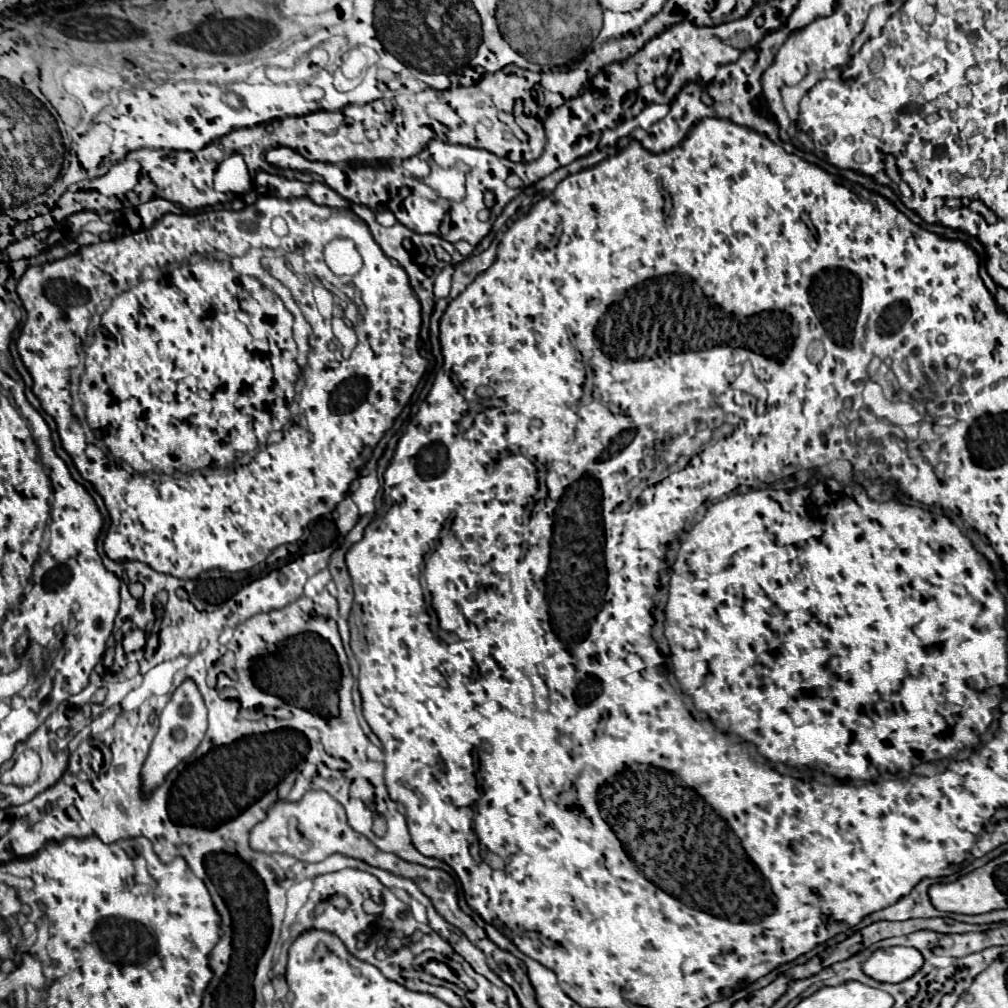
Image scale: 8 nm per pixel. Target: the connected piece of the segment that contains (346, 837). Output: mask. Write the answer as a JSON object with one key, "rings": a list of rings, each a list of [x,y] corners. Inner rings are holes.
{"rings":[[[307,791],[303,795],[303,799],[299,799],[295,803],[281,801],[281,799],[275,801],[271,805],[271,809],[267,811],[267,817],[251,829],[249,845],[255,851],[287,853],[287,855],[291,855],[299,861],[307,861],[307,863],[317,863],[317,861],[323,861],[325,857],[329,857],[333,853],[343,853],[343,855],[361,859],[369,865],[387,869],[395,875],[401,875],[401,877],[407,877],[413,881],[417,879],[417,871],[409,871],[409,867],[393,867],[393,853],[379,851],[367,837],[353,831],[347,823],[345,809],[341,807],[341,803],[337,803],[325,791]],[[291,831],[295,831],[297,837],[291,837],[289,835]]]}

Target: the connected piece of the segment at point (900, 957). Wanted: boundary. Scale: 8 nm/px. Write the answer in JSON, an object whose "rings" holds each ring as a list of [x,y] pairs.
{"rings":[[[913,947],[877,949],[865,963],[863,973],[875,981],[901,983],[913,977],[923,965],[923,955]]]}

